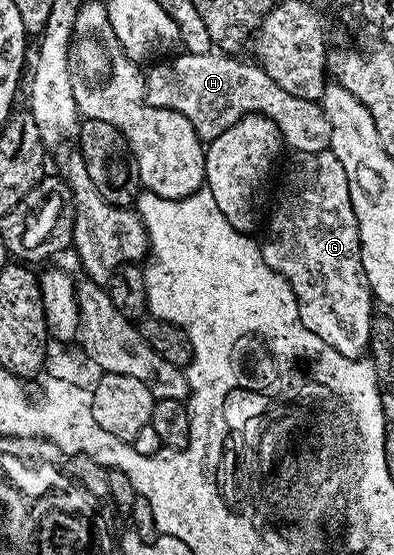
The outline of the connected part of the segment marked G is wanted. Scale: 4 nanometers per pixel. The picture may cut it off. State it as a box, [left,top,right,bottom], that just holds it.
[260,149,374,358]

